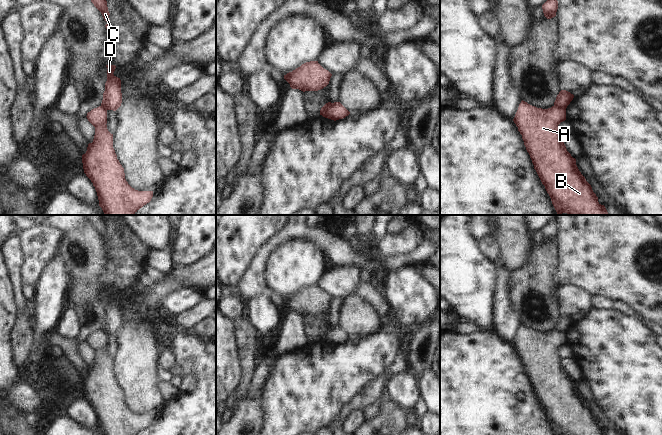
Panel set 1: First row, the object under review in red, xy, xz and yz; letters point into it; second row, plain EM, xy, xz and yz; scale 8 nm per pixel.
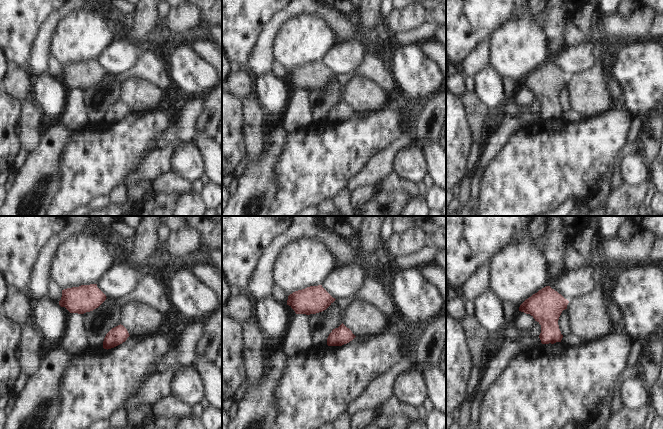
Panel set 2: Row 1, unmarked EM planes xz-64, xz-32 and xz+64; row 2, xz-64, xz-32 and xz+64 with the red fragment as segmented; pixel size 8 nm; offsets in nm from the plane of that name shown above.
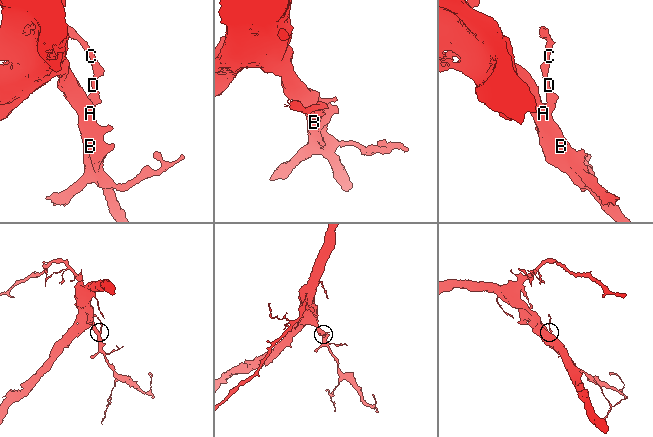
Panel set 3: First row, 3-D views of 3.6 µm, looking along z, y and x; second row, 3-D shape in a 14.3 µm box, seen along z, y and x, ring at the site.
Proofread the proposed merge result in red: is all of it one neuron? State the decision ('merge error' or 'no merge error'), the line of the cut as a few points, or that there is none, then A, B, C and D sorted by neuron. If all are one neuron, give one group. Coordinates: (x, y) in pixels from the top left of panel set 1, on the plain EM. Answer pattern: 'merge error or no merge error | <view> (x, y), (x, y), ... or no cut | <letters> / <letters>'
merge error | yz (554, 329), (565, 334) | A B / C D

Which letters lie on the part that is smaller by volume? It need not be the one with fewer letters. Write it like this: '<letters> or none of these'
C, D

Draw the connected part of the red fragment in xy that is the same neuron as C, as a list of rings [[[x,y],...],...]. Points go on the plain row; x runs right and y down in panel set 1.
[[[84,215],[87,221],[91,224],[94,230],[101,236],[104,244],[107,246],[105,249],[107,256],[114,261],[114,253],[110,247],[109,235],[107,231],[107,225],[103,221],[100,215]]]

